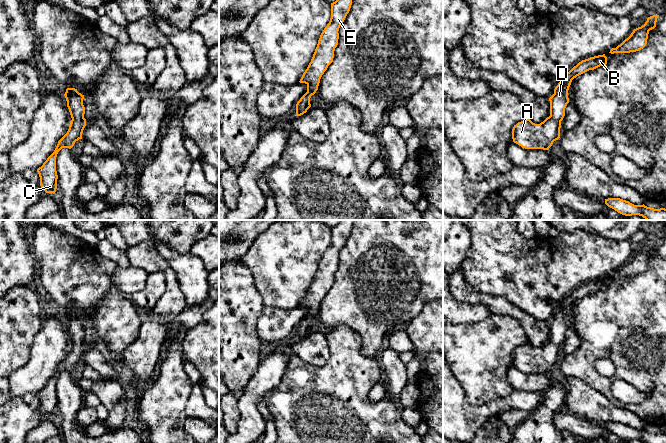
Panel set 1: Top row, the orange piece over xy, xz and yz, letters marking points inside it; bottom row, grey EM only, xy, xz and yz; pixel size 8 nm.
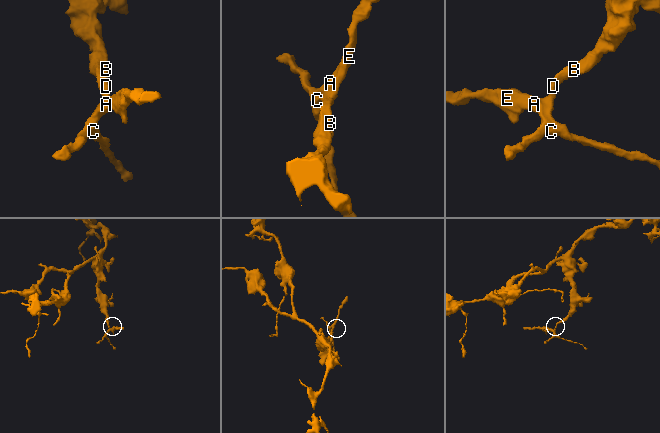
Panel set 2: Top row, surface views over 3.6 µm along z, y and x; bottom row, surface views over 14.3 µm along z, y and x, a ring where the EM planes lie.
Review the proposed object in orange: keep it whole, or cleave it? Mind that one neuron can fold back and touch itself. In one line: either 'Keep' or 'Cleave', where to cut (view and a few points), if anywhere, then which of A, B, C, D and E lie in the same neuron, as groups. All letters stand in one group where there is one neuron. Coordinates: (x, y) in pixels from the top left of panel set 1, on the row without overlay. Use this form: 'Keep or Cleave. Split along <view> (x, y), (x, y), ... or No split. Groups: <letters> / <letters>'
Keep. No split. Groups: A B C D E

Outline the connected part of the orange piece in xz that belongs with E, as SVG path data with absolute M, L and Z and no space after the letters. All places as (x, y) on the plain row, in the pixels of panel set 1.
M339 220L331 227L331 242L318 264L317 271L300 307L307 309L307 316L296 328L296 339L301 340L311 331L310 322L318 314L320 303L333 286L334 275L338 269L339 252L350 235L354 220Z

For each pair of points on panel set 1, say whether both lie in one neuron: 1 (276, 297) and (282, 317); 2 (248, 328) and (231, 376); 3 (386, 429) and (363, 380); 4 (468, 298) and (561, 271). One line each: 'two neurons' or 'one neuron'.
1: two neurons
2: one neuron
3: one neuron
4: two neurons

